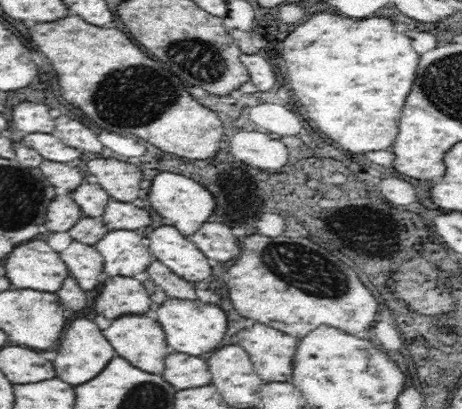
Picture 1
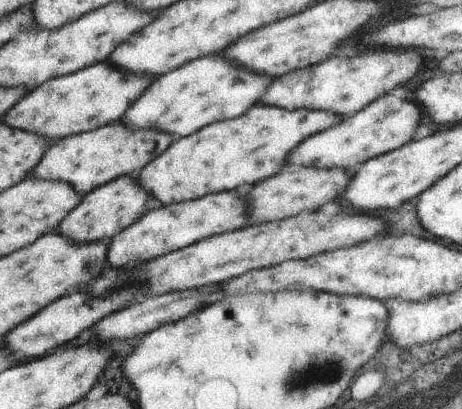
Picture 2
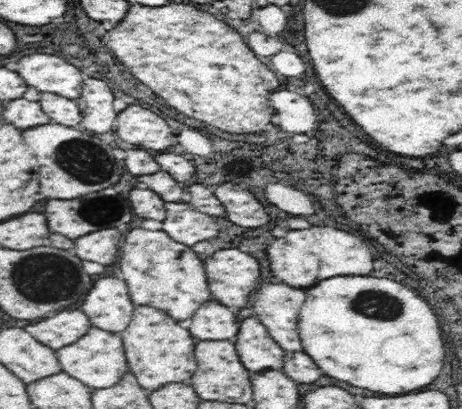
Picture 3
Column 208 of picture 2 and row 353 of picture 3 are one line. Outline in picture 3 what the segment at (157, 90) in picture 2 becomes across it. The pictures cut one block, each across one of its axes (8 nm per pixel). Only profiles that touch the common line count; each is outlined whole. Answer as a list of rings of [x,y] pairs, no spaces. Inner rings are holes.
[[[90,328],[88,334],[84,334],[78,342],[60,348],[56,354],[58,354],[58,362],[62,366],[62,372],[70,374],[72,378],[78,378],[92,390],[110,388],[116,382],[120,382],[124,374],[130,372],[122,338],[118,334],[106,332],[102,328]]]

